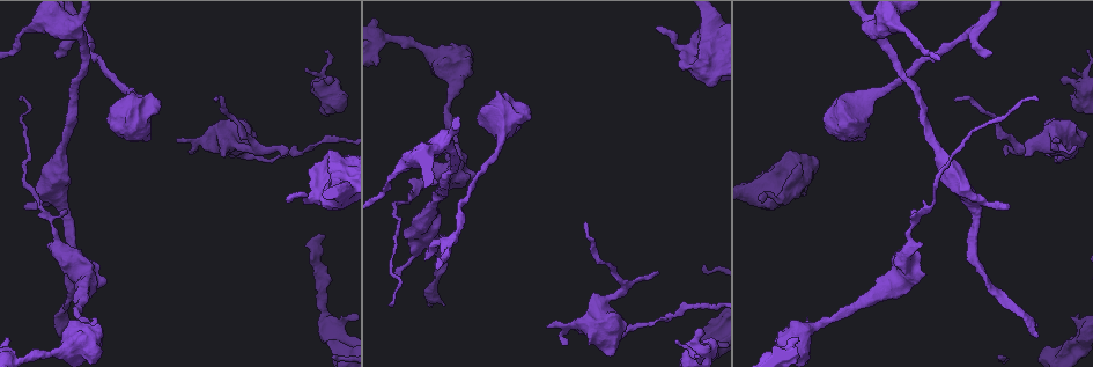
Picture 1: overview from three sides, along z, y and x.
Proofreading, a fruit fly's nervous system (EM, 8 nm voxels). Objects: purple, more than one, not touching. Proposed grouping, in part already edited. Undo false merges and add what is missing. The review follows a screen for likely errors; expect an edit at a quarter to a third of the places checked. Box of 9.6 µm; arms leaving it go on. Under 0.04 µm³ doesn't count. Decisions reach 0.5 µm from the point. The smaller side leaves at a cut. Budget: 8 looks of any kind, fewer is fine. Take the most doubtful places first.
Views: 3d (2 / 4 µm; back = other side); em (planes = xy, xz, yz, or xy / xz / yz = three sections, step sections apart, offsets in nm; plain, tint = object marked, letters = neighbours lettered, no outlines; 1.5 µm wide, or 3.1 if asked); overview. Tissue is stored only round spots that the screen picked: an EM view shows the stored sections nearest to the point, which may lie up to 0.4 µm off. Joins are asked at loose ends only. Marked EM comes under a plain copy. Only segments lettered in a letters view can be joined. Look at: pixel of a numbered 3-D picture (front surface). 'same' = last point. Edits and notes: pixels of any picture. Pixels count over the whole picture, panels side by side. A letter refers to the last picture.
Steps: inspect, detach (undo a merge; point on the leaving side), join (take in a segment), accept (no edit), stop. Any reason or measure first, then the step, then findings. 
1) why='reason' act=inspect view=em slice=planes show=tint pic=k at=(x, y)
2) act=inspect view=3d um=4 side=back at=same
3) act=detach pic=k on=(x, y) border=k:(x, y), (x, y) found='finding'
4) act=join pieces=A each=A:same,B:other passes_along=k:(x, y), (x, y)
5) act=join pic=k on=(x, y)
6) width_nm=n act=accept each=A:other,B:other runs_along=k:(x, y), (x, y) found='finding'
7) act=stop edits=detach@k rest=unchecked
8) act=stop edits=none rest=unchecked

why='branch stops here' act=inspect view=em slice=planes show=letters pic=1 at=(56, 51)

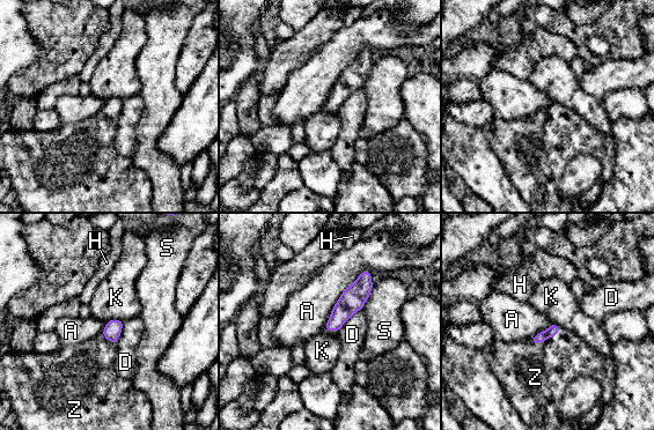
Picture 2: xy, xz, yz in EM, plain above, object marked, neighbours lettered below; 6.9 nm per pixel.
act=join pieces=Z each=A:other,D:other,H:other,K:other,S:other,Z:same passes_along=2:(553, 330), (546, 338), (542, 372) found='it goes on there'

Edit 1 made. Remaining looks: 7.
why='see it whole again' act=inspect view=overview

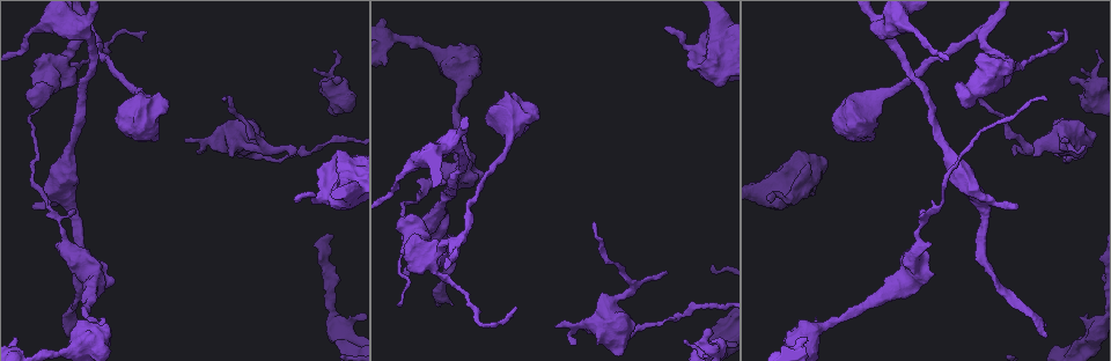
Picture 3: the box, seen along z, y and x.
act=inspect view=em slice=xz step=8 show=letters pic=3 at=(1068, 141)

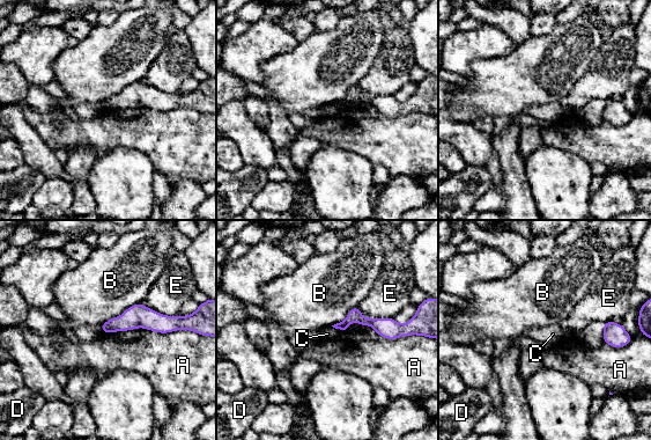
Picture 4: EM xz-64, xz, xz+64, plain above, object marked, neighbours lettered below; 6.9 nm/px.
act=accept each=A:other,B:other,C:other,D:other,E:other found='none of them fits'

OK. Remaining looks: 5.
why='free end' act=inspect view=3d um=4 pic=3 at=(225, 100)

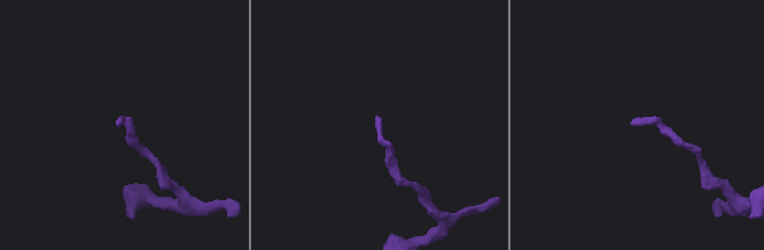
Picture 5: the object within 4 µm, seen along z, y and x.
why='need the tissue' act=inspect view=em slice=planes show=letters pic=5 at=(119, 124)

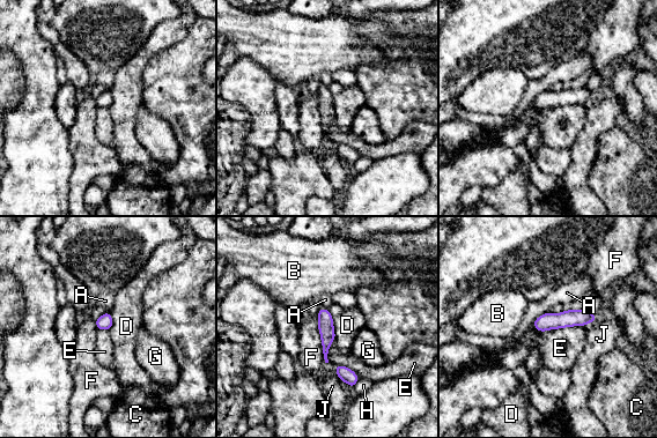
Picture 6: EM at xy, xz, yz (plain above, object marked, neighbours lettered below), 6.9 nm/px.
act=accept each=A:other,B:other,C:other,D:other,E:other,F:other,G:other,H:other,J:other runs_along=6:(592, 318), (568, 318), (537, 325) found='none of them fits'

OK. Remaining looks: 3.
act=stop edits=join@2 rest=unchecked

